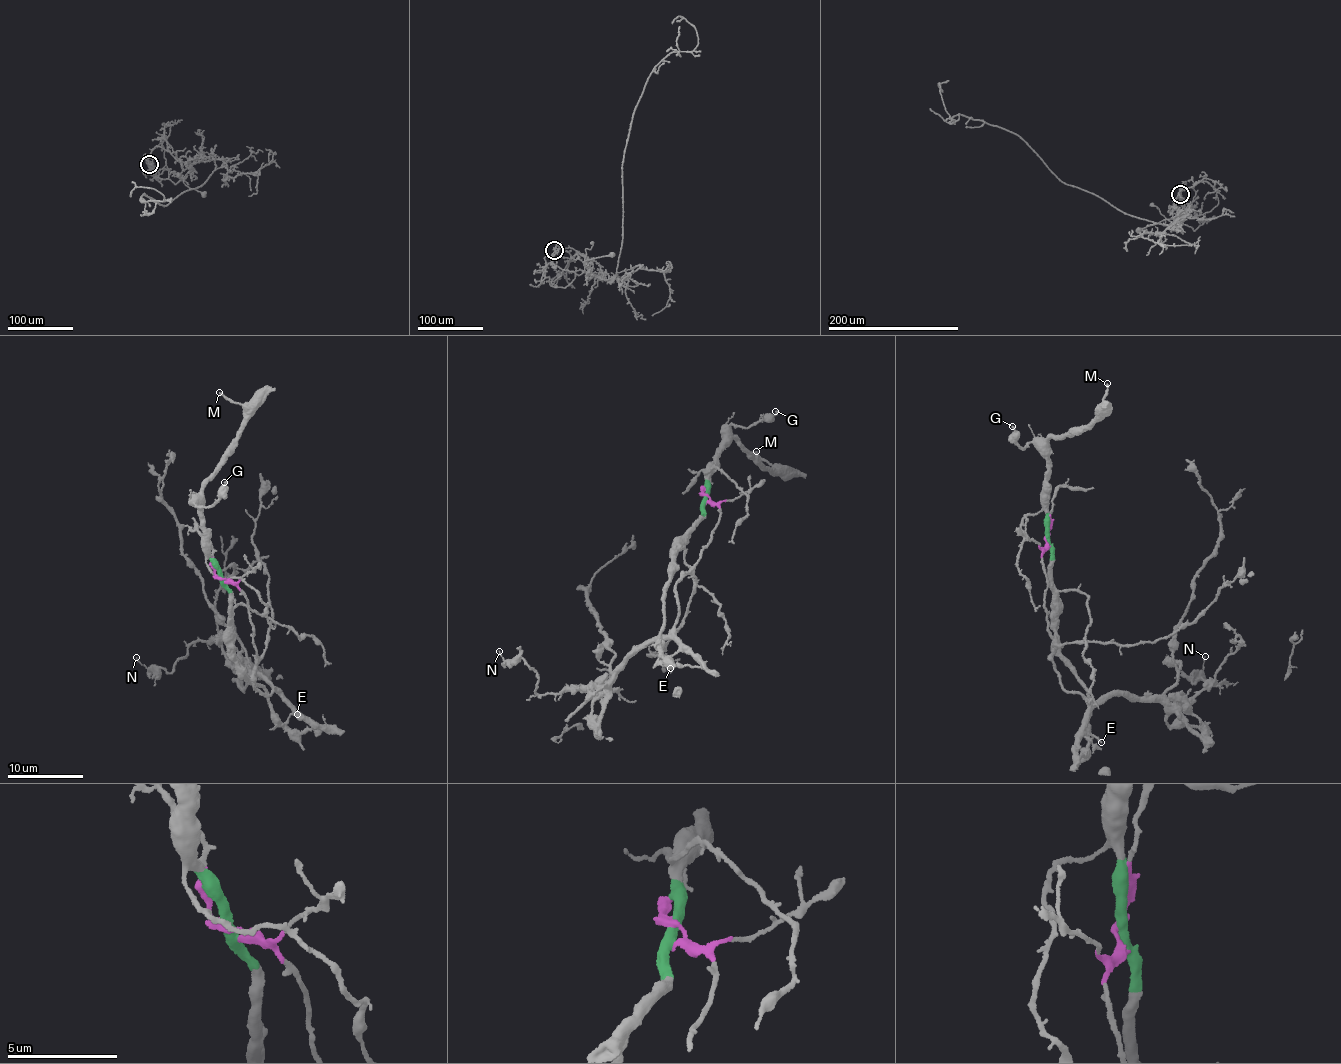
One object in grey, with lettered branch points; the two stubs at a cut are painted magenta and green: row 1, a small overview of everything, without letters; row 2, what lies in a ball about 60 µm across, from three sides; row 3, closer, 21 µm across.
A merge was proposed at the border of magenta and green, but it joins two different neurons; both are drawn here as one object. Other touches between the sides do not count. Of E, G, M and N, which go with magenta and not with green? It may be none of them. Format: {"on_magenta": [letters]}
{"on_magenta": ["E", "N"]}

